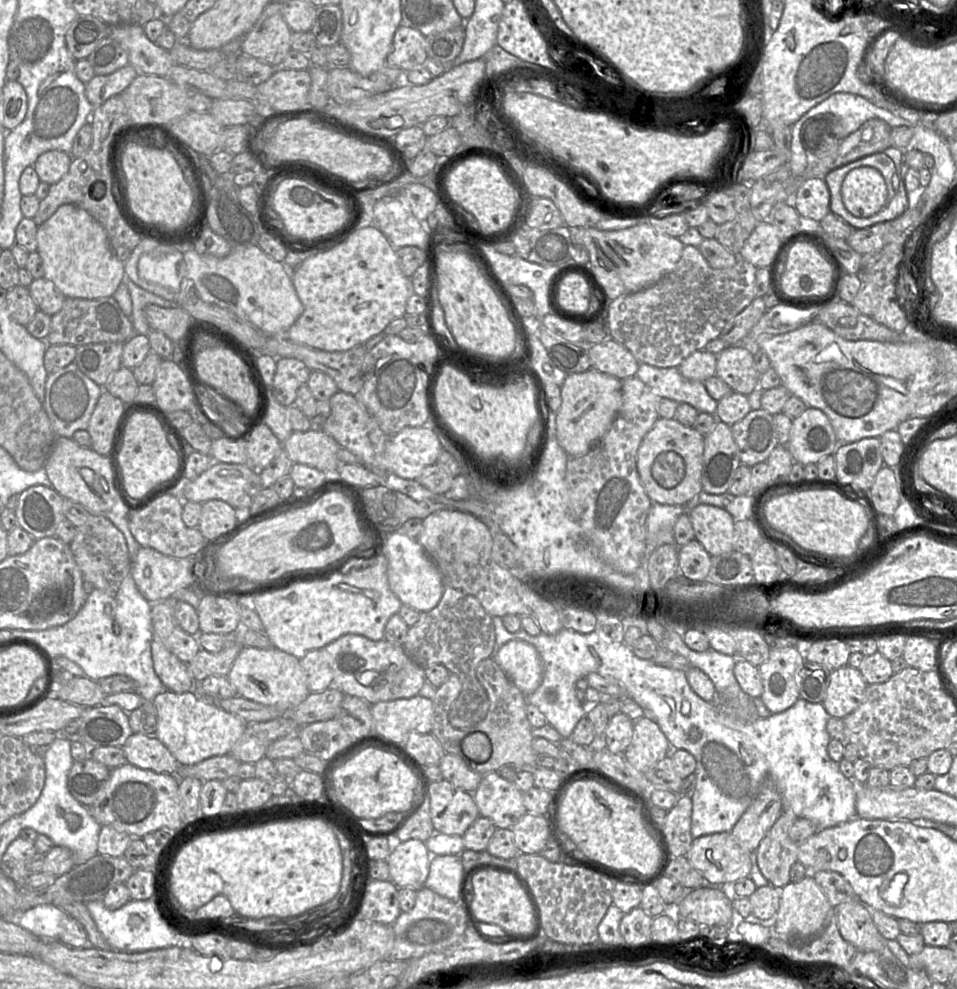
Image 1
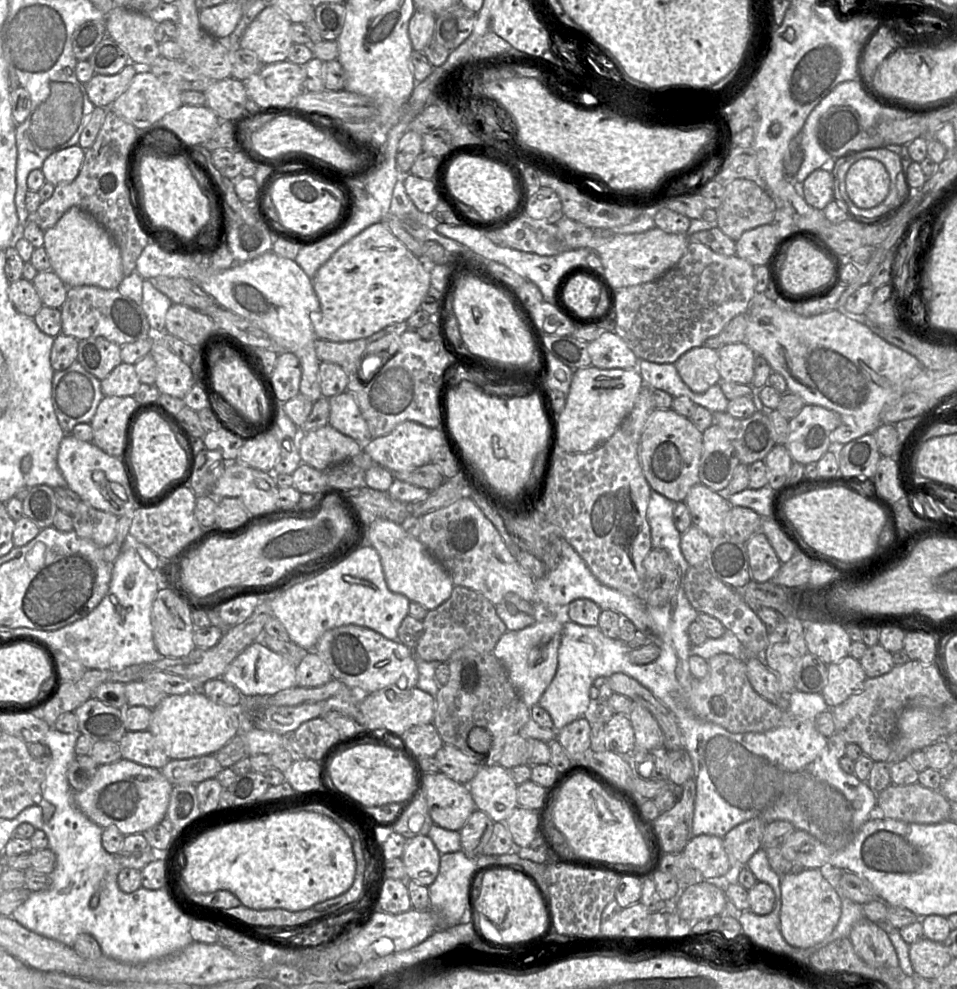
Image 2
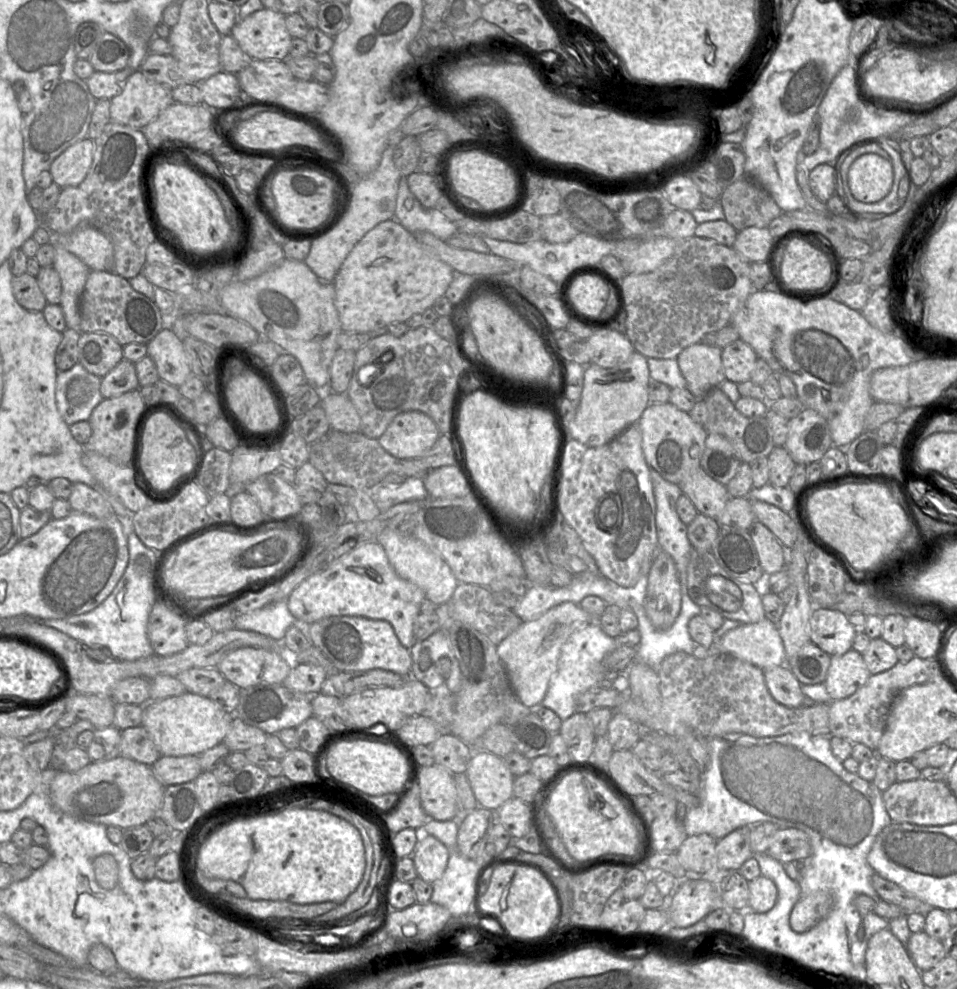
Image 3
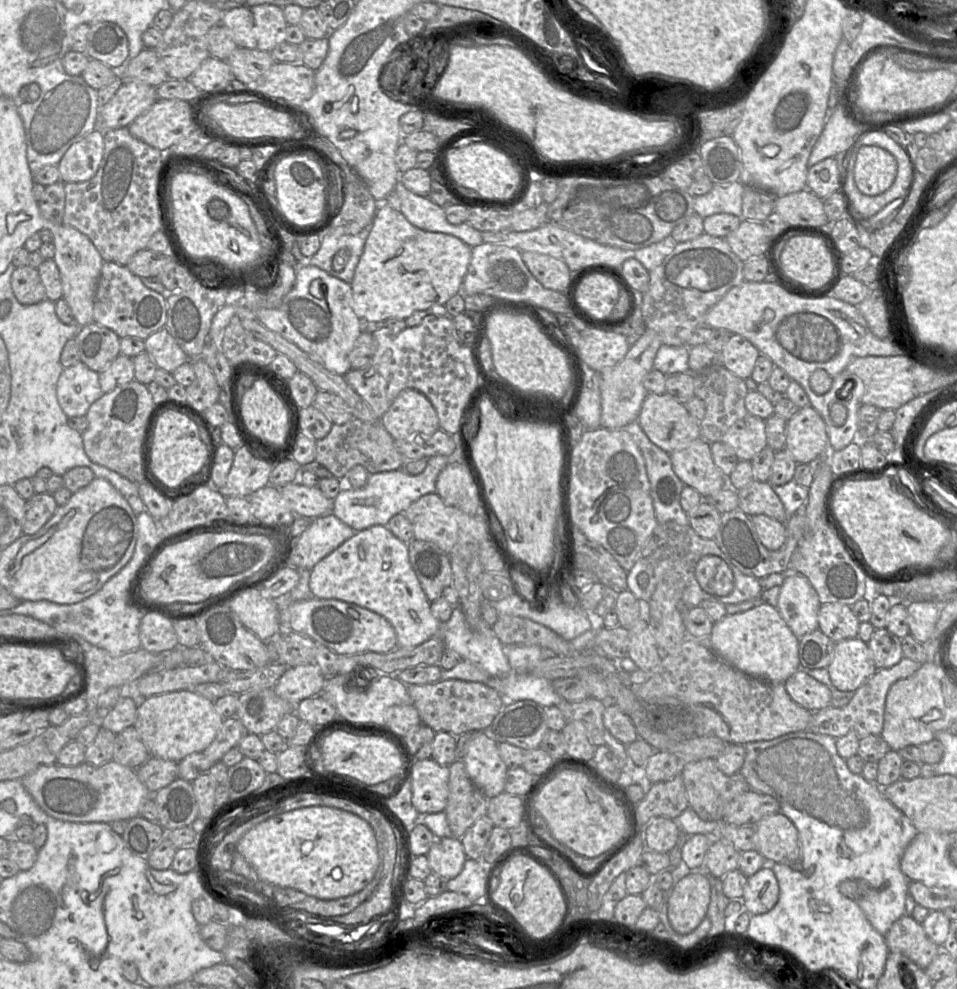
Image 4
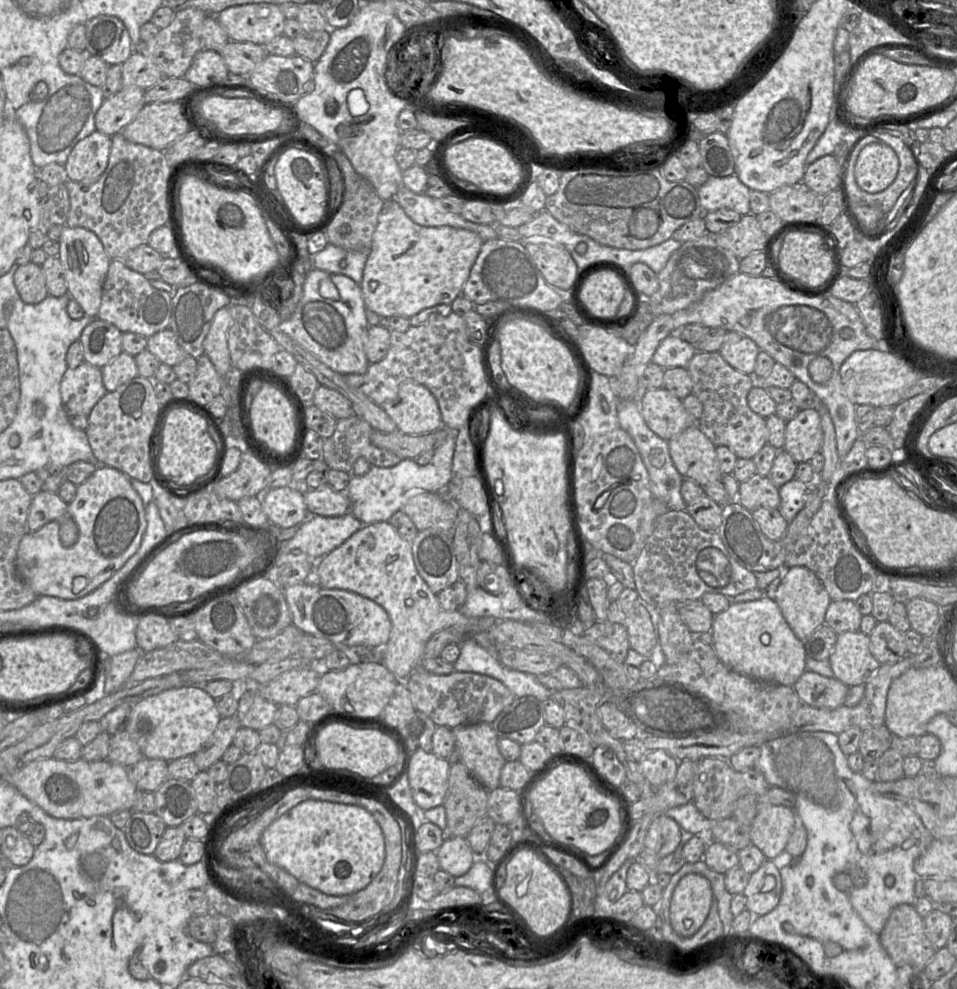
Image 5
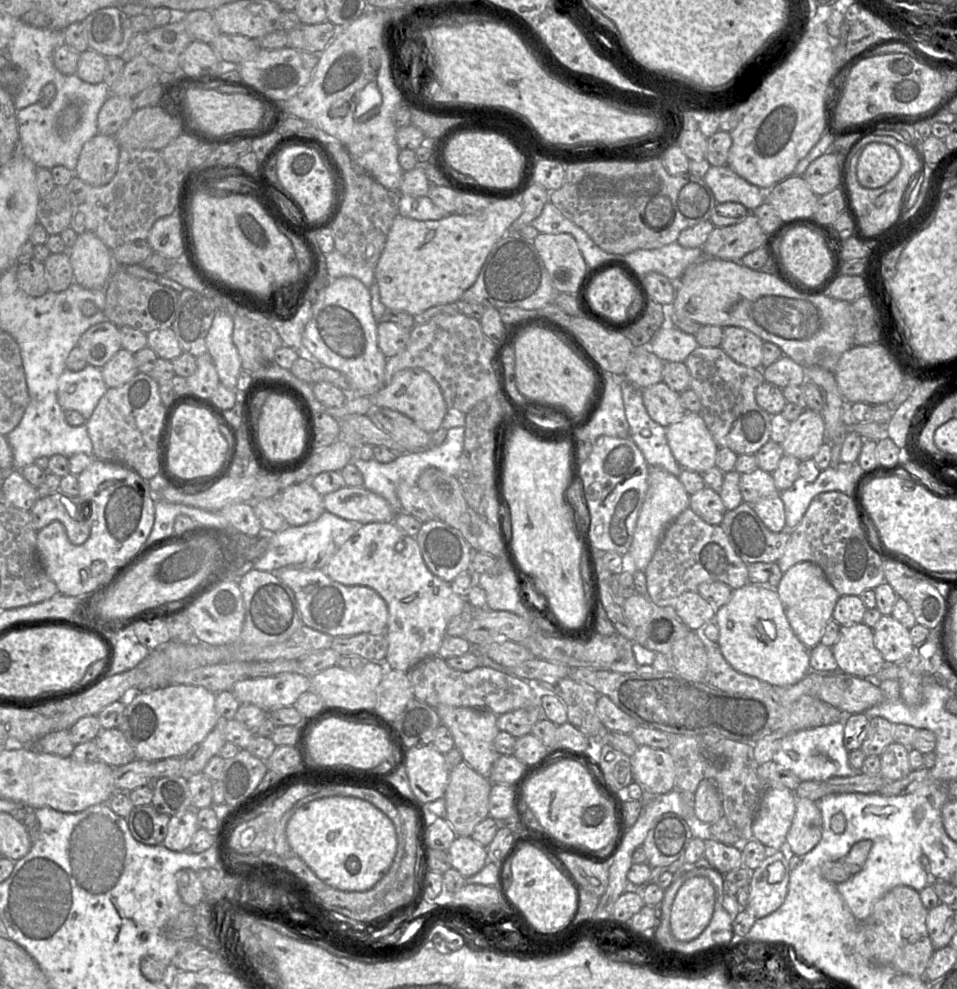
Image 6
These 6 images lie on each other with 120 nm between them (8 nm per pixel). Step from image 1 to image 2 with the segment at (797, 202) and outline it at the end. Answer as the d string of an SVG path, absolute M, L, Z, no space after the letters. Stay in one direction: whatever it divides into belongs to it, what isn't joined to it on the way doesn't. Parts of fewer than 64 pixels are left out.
M827 167L817 169L806 178L799 189L811 207L823 211L834 199L834 175Z

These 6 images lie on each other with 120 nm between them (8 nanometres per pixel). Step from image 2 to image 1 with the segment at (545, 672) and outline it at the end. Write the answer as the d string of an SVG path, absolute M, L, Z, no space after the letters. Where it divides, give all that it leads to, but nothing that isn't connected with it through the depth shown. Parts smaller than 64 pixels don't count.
M507 642L499 649L496 663L525 696L535 692L542 682L542 660L535 646L528 642Z

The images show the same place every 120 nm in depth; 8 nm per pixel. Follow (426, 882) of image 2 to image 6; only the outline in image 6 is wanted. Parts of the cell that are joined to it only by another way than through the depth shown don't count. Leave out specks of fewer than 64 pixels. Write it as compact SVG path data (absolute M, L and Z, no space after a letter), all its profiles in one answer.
M457 836L447 851L451 867L465 878L477 874L488 862L487 849L471 836Z

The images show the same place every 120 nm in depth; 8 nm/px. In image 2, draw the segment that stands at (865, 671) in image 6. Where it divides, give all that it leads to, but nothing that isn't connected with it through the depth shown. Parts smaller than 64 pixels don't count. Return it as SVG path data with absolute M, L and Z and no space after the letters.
M847 655L840 662L828 665L828 679L821 695L827 706L833 708L859 692L866 678L860 661Z

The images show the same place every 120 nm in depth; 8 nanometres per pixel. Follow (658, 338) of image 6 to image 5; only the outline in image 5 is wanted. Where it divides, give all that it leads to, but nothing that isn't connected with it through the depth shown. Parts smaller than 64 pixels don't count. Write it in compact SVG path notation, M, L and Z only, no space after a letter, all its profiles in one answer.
M670 334L657 347L652 362L664 369L687 368L697 352L695 345L684 341L677 334Z

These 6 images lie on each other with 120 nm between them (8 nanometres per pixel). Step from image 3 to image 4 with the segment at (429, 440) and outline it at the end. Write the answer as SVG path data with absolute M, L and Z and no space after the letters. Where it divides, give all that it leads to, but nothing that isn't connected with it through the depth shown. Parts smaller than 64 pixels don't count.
M406 388L398 394L380 422L394 440L432 435L440 428L430 400L413 388Z

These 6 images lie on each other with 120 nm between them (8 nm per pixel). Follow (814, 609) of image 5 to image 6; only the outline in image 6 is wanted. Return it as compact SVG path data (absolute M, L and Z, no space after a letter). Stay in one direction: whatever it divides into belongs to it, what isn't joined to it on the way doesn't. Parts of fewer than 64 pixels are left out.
M802 561L786 572L777 586L787 620L797 638L812 649L820 643L826 624L832 619L834 607L840 595L830 584L823 570L815 563Z

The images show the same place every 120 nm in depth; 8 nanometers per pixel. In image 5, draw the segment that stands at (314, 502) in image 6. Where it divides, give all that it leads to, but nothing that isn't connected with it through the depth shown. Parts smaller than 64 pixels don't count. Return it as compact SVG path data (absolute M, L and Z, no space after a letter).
M297 485L267 489L261 495L261 505L273 528L288 529L308 518L303 488Z

